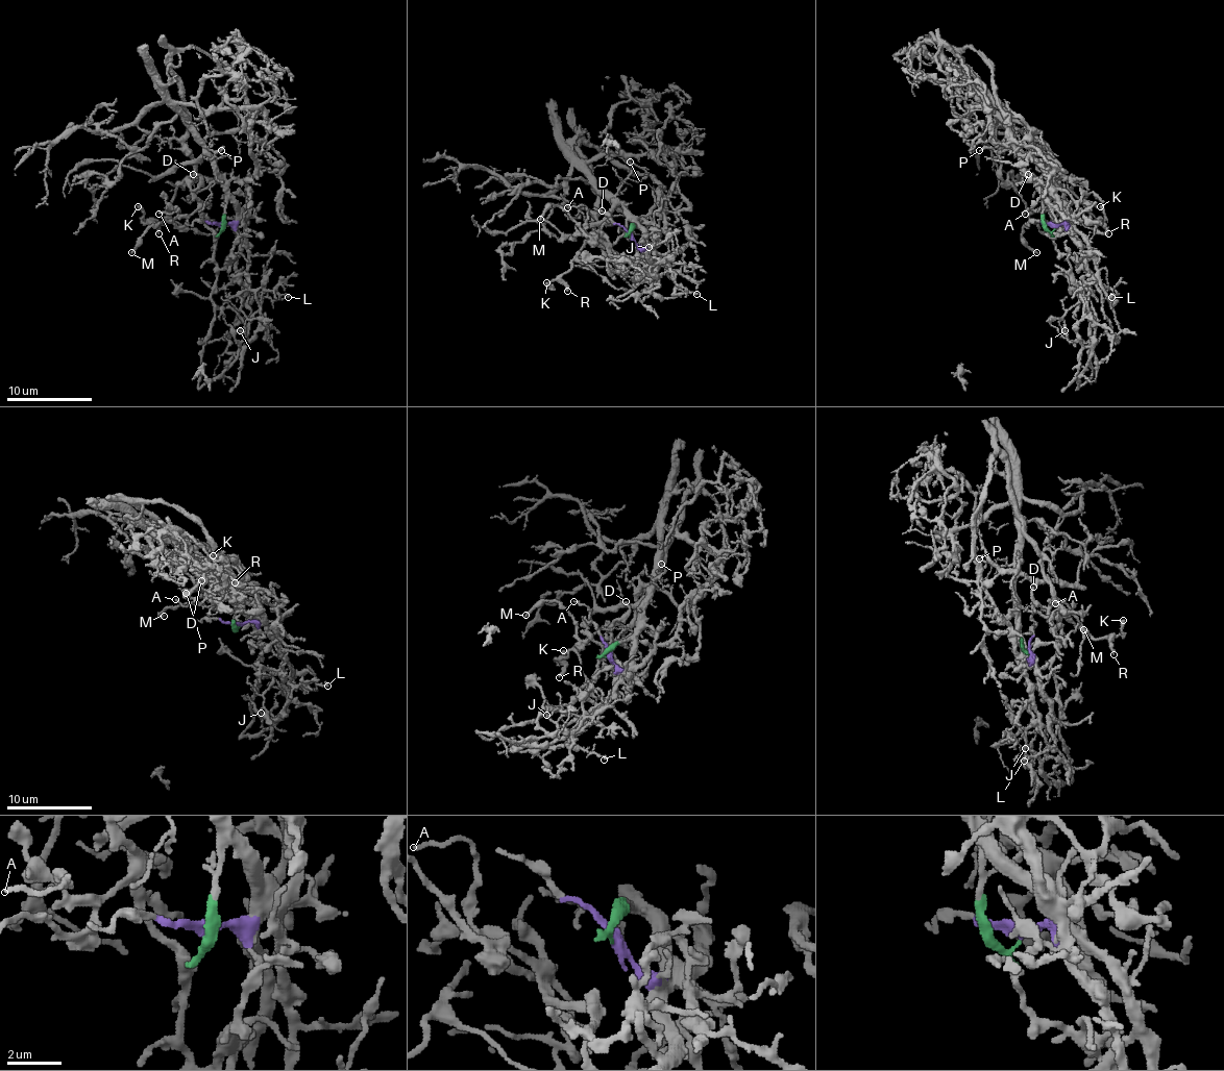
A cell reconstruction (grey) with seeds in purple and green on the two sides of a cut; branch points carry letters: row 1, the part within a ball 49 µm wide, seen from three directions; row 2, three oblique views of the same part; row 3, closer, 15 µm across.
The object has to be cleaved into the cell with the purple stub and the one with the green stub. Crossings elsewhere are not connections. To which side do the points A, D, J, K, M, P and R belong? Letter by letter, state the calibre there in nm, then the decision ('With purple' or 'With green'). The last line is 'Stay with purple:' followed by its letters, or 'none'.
A: Thickness 110 nm. With purple
D: Thickness 190 nm. With purple
J: Thickness 180 nm. With purple
K: Thickness 300 nm. With purple
M: Thickness 220 nm. With purple
P: Thickness 190 nm. With green
R: Thickness 240 nm. With purple
Stay with purple: A, D, J, K, M, R

